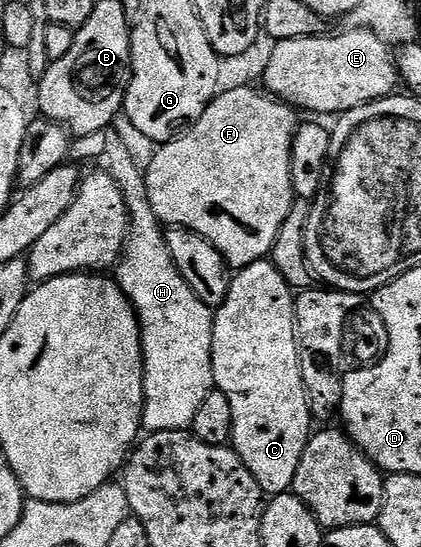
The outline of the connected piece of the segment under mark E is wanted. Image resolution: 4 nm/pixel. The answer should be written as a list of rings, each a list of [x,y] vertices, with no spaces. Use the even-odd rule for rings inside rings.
[[[352,28],[346,33],[337,33],[334,37],[314,35],[276,42],[269,53],[269,62],[265,65],[264,92],[272,93],[278,101],[284,101],[298,111],[306,109],[309,115],[321,115],[317,113],[340,115],[355,107],[379,101],[382,97],[394,96],[396,89],[393,88],[399,85],[399,78],[390,46],[385,45],[382,39],[377,39],[369,29]]]

